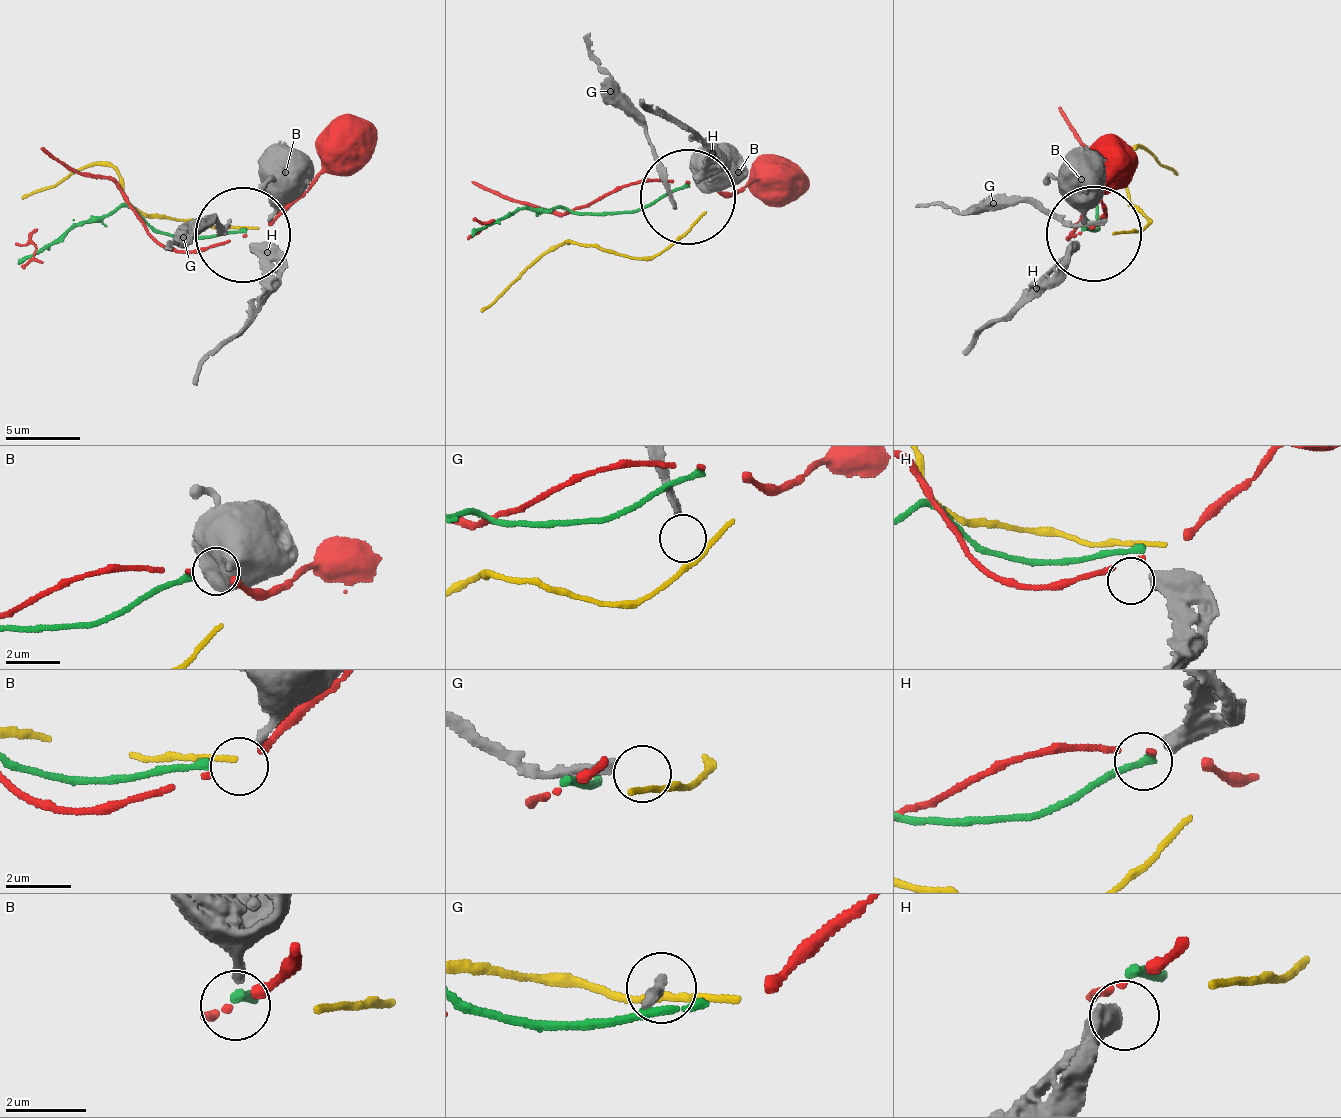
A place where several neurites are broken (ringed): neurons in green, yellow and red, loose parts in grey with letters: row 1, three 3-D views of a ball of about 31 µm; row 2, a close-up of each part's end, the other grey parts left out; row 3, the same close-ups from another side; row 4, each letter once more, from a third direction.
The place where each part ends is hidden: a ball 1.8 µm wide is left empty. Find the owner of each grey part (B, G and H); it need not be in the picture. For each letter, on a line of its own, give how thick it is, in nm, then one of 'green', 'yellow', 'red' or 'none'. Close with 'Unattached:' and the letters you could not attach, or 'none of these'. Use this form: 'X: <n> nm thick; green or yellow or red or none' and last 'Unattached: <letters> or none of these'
B: 240 nm thick; green
G: 280 nm thick; none
H: 550 nm thick; none
Unattached: G, H

